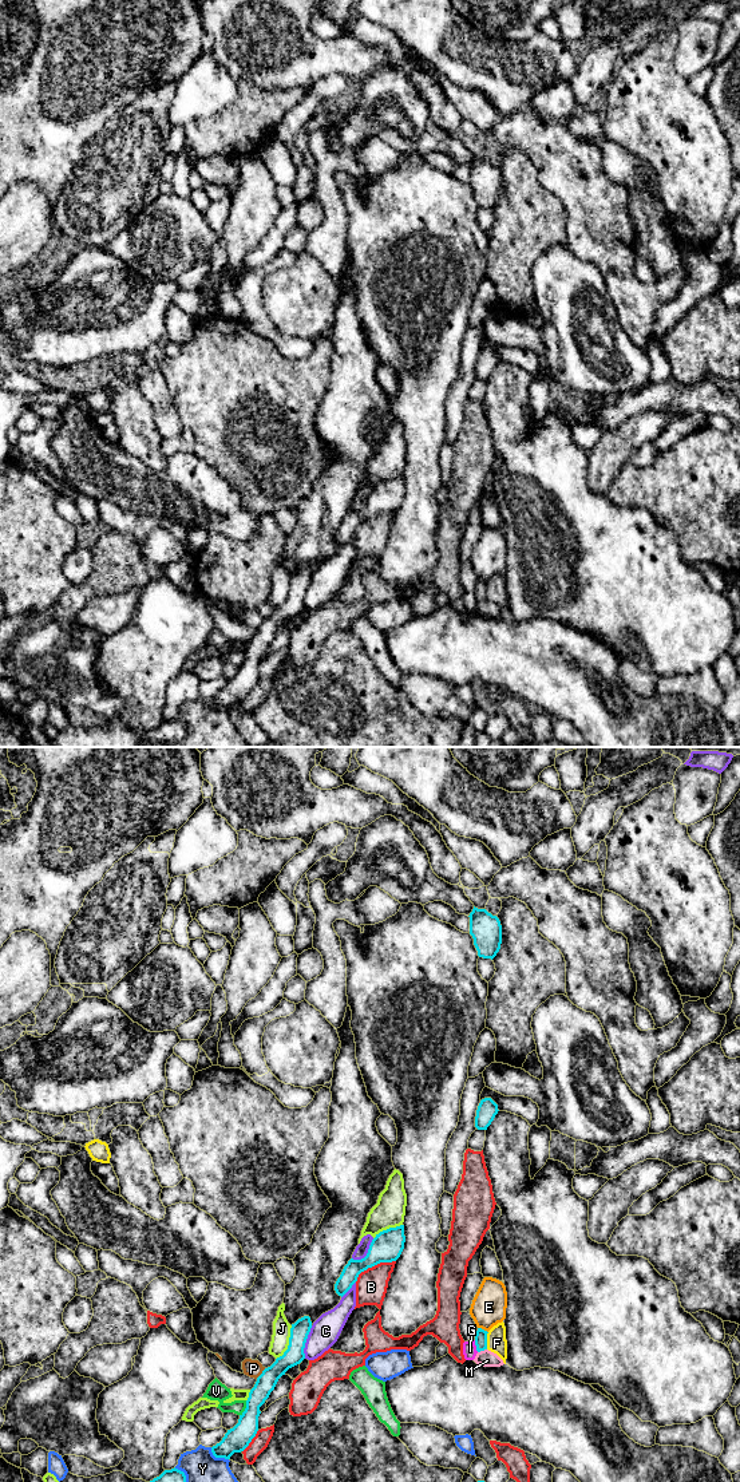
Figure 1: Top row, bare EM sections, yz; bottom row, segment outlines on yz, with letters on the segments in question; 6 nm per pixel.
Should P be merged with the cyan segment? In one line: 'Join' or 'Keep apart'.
Keep apart

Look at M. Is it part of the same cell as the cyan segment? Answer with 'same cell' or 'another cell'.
another cell

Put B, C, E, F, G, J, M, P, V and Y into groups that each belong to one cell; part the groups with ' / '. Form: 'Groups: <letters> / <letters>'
Groups: B / C / E / F / G / J / M V / P / Y

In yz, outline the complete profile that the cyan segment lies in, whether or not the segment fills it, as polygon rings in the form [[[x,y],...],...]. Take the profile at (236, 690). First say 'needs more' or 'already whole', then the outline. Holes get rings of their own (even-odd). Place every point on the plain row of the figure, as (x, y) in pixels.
already whole | [[[304,566],[292,574],[288,600],[257,628],[238,673],[227,680],[219,693],[211,697],[211,703],[215,708],[230,710],[234,703],[241,703],[249,696],[258,681],[260,657],[269,648],[278,629],[285,625],[289,619],[300,614],[305,609],[304,598],[310,578],[312,572],[309,566]]]

